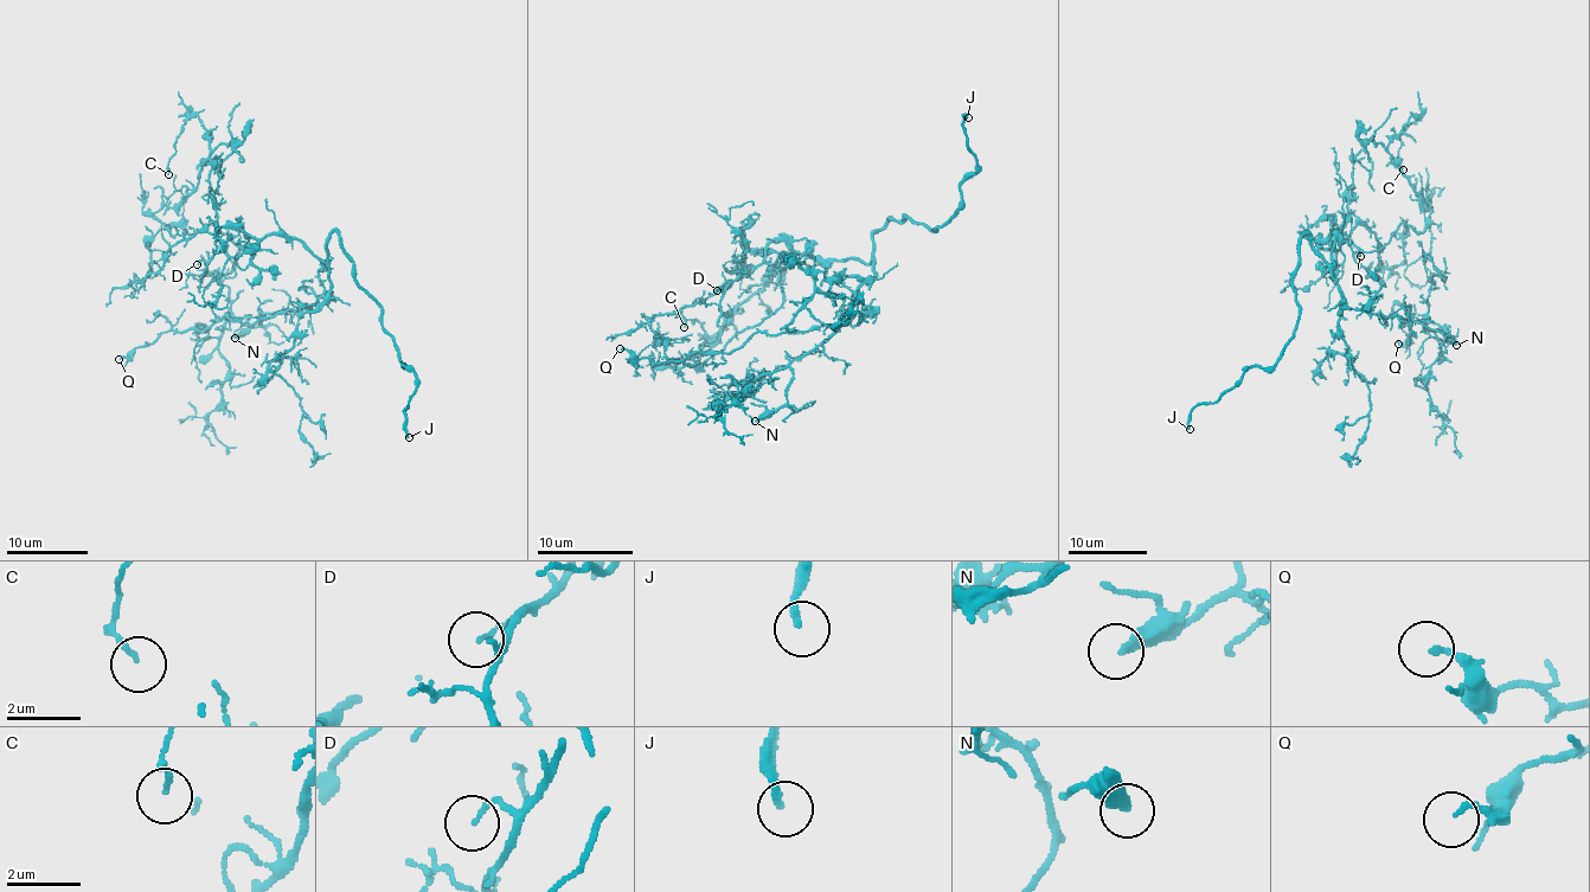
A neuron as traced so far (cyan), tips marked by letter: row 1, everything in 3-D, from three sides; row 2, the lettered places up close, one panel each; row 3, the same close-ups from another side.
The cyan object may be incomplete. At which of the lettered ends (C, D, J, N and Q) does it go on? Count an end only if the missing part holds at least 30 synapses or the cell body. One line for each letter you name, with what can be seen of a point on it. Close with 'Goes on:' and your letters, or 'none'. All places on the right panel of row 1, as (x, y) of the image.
J: (1190, 429)
N: (1456, 345)
Goes on: J, N

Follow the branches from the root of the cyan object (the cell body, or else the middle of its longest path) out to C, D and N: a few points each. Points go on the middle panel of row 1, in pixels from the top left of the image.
C: (821, 260), (781, 255), (782, 303), (701, 365), (736, 306), (712, 335), (694, 319), (685, 318), (684, 327)
D: (821, 260), (797, 252), (782, 255), (747, 251), (742, 271), (729, 286), (717, 290)
N: (821, 260), (852, 257), (874, 263), (874, 276), (859, 288), (835, 332), (792, 364), (786, 402), (755, 421)

